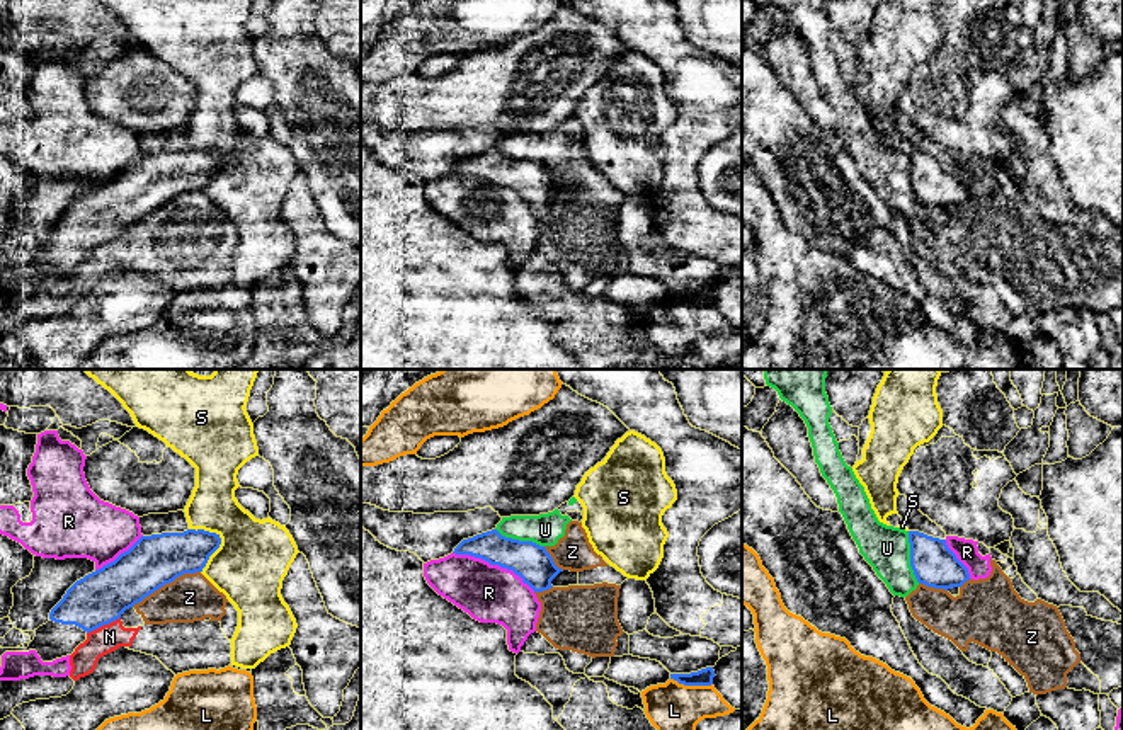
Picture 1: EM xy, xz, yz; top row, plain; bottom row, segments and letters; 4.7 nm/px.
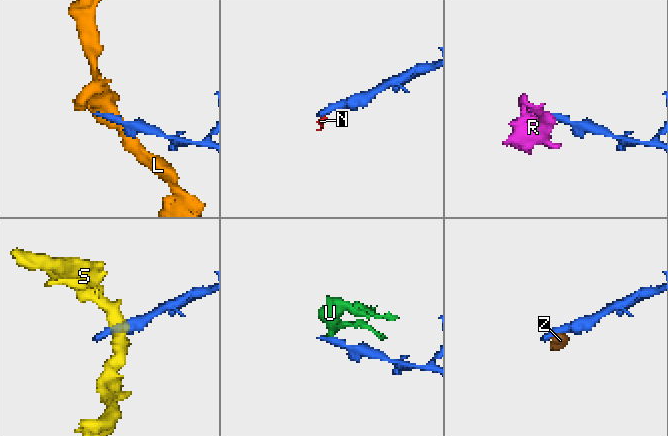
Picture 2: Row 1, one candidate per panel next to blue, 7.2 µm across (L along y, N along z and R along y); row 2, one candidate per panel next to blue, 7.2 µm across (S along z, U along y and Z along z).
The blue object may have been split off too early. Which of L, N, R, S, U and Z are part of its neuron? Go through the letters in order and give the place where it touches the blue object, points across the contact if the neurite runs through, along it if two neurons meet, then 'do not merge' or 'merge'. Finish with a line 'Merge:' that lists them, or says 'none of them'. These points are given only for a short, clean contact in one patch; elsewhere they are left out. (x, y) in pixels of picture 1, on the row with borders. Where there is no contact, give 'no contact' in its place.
L: meets blue in xz at (691, 684); border along xz (671, 678), (684, 684), (712, 684); do not merge
N: meets blue in xy at (102, 625); border along xy (119, 616), (87, 633); do not merge
R: meets blue in xz at (494, 564); do not merge
S: meets blue in xy at (220, 540); do not merge
U: meets blue in yz at (911, 557); border along yz (907, 531), (909, 565), (919, 582); do not merge
Z: meets blue in xy at (165, 582); do not merge
Merge: none of them

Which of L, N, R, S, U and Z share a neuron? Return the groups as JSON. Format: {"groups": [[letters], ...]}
{"groups": [["L"], ["N", "U", "Z"], ["R"], ["S"]]}

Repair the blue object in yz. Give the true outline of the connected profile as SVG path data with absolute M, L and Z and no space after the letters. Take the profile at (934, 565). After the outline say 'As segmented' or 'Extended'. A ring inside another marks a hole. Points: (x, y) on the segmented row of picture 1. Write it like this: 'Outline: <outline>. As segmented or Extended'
Outline: M909 531L909 543L910 567L919 584L948 590L970 580L968 568L948 548L946 539Z. As segmented

